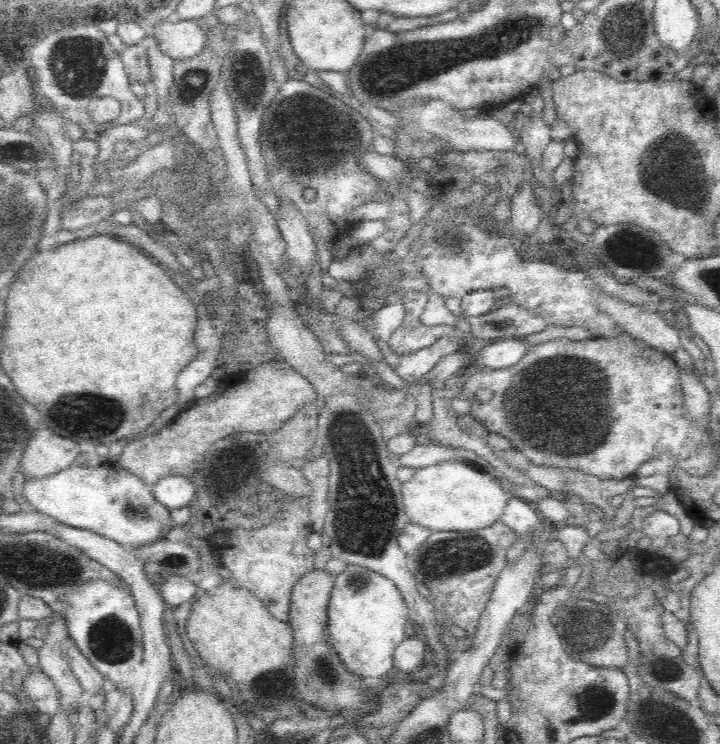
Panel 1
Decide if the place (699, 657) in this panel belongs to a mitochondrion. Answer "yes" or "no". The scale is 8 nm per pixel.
no

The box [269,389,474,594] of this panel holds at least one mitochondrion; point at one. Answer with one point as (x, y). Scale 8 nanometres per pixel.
(366, 531)

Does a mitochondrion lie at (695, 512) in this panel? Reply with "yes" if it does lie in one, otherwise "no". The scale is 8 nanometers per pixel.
no

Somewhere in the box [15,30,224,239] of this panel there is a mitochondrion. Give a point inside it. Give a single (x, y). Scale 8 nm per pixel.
(80, 69)

